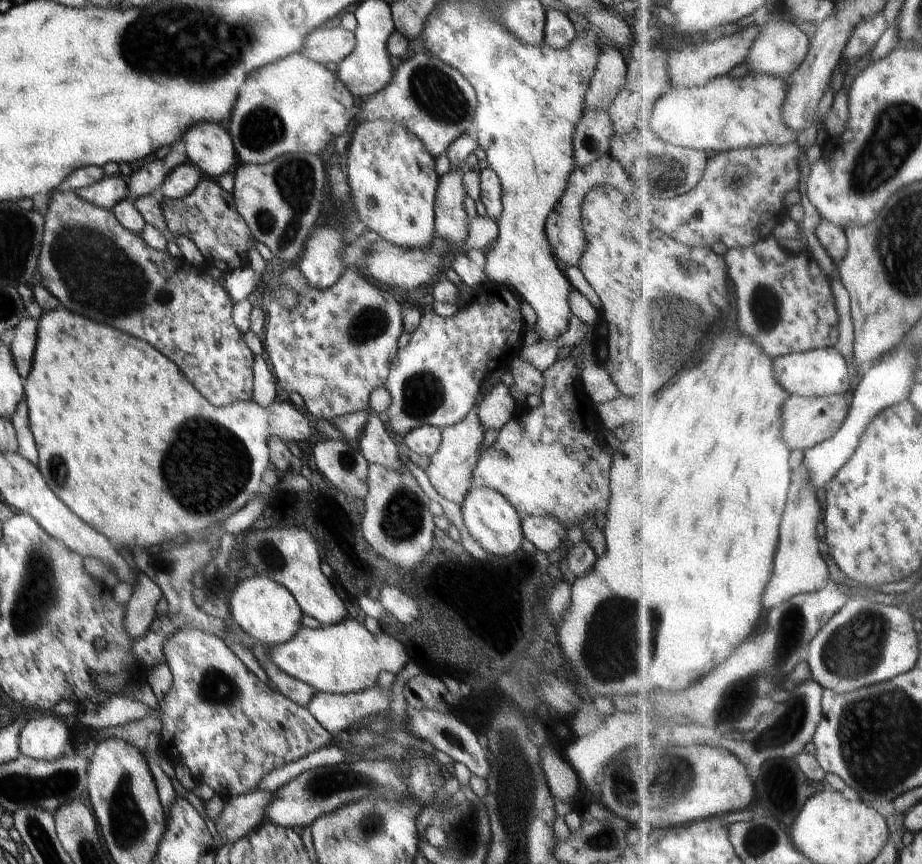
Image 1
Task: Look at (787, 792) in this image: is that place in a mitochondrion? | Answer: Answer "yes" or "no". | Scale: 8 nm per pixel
no

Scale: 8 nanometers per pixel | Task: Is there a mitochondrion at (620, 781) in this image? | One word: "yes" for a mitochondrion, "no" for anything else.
no

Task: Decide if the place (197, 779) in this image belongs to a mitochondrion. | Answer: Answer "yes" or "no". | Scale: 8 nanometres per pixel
no

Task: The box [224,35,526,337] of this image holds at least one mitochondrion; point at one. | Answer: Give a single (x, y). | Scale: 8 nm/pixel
(434, 93)

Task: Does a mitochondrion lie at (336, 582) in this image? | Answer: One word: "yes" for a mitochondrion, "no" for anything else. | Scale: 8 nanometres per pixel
no

